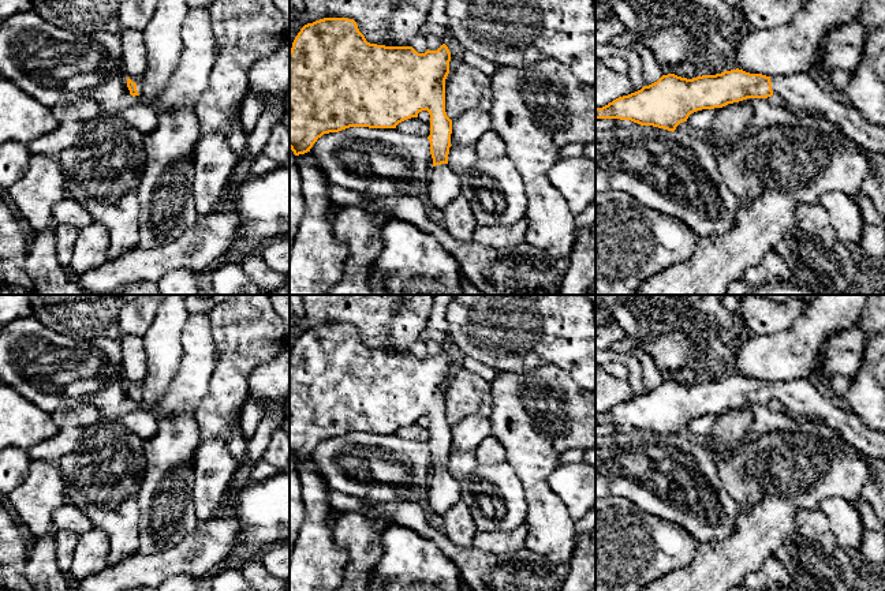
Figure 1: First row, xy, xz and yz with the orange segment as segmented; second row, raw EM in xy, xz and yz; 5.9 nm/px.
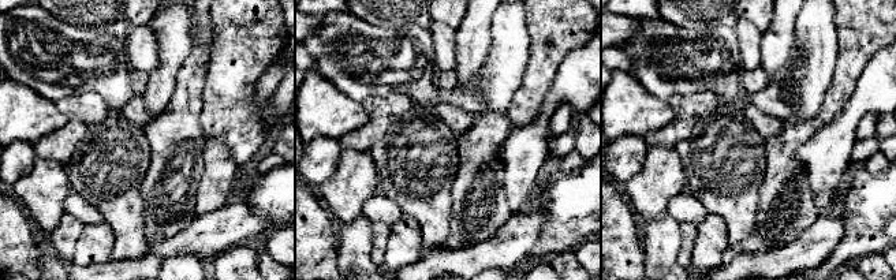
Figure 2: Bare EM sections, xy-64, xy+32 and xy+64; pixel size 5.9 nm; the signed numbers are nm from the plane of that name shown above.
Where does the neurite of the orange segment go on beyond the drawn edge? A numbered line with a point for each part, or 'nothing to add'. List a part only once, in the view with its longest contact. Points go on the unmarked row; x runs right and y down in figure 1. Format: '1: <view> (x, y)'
1: yz (799, 396)

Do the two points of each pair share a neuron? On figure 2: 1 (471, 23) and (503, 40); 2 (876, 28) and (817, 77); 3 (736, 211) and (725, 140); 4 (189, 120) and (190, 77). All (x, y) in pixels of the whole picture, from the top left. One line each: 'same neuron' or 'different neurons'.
1: different neurons
2: different neurons
3: same neuron
4: same neuron

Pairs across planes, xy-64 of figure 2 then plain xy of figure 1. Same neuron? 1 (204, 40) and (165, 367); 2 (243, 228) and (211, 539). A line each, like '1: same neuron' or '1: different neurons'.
1: different neurons
2: same neuron

